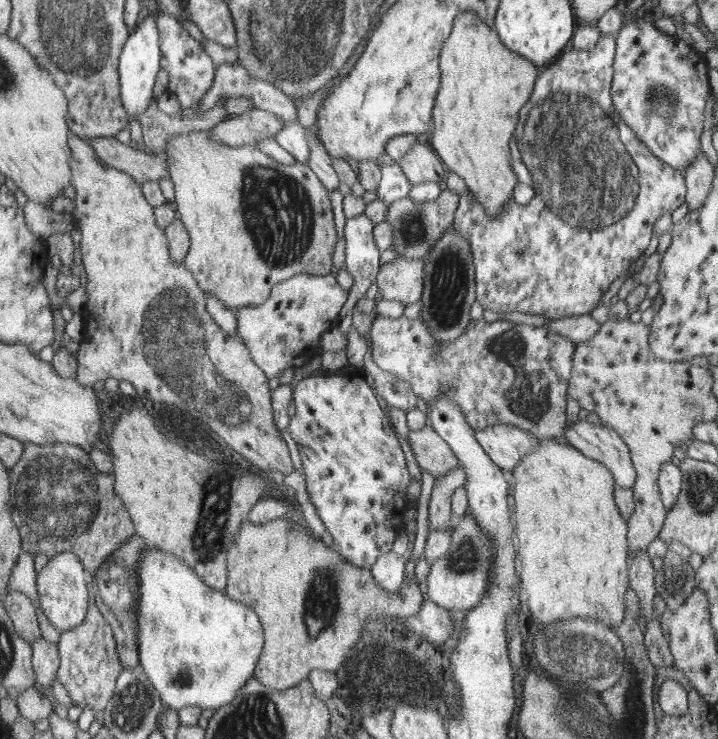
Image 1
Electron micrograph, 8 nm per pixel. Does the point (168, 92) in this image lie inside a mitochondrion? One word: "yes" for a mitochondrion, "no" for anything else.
no

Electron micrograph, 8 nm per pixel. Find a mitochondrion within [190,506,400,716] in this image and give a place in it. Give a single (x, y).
(321, 605)

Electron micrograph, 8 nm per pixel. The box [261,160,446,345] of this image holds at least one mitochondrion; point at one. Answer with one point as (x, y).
(412, 229)

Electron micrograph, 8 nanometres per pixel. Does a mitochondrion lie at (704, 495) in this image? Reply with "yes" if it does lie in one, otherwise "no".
yes

